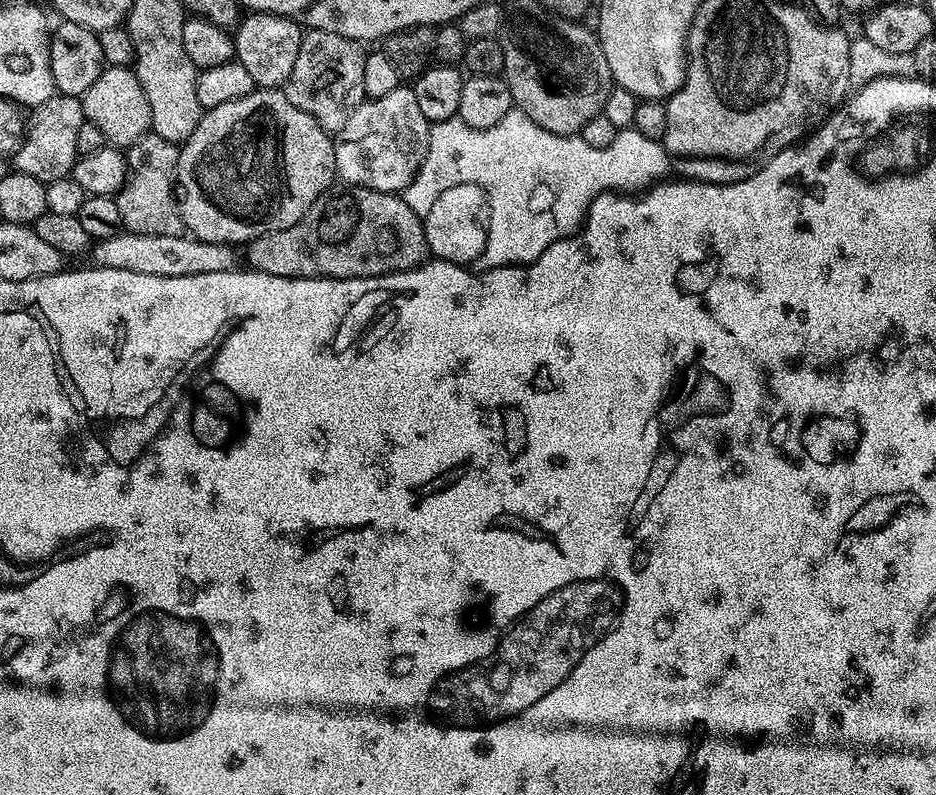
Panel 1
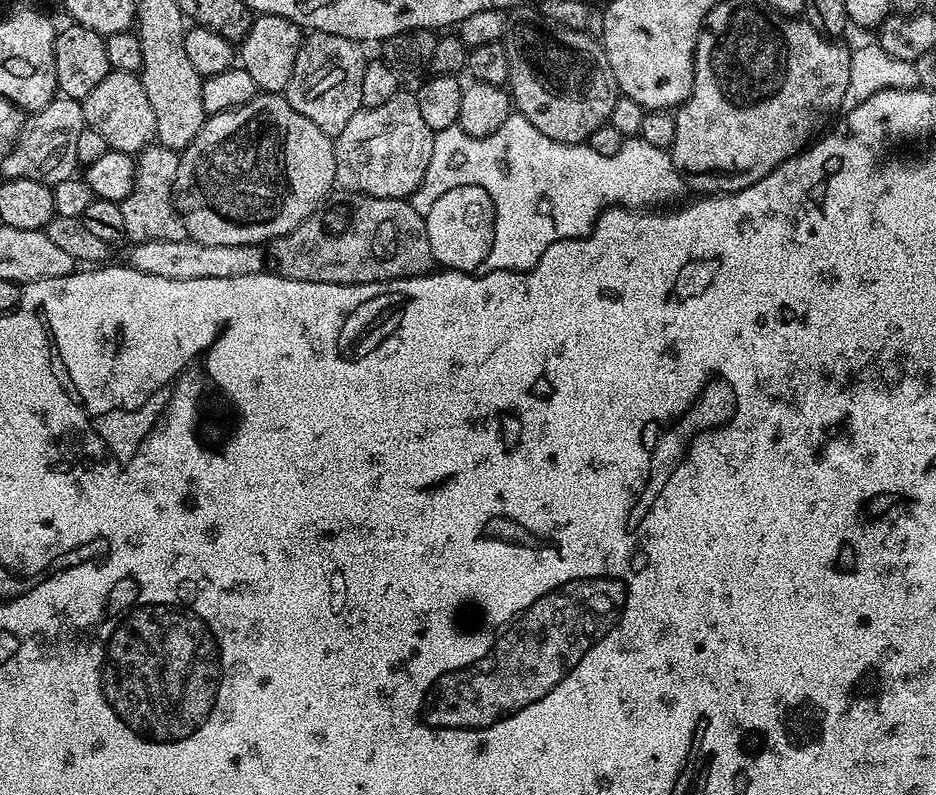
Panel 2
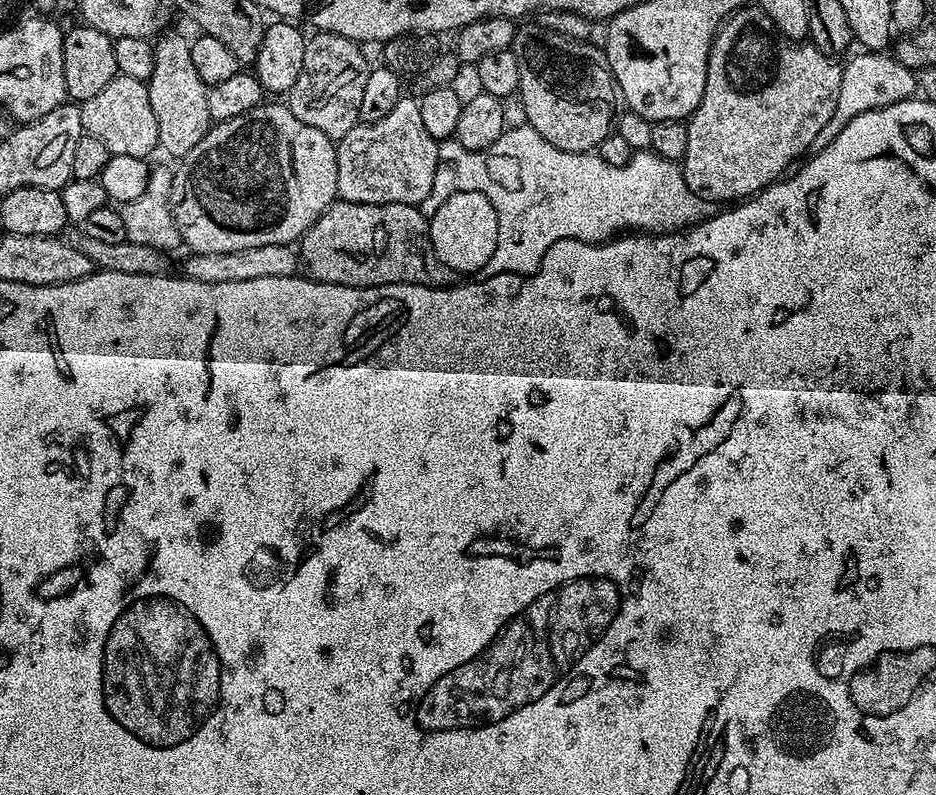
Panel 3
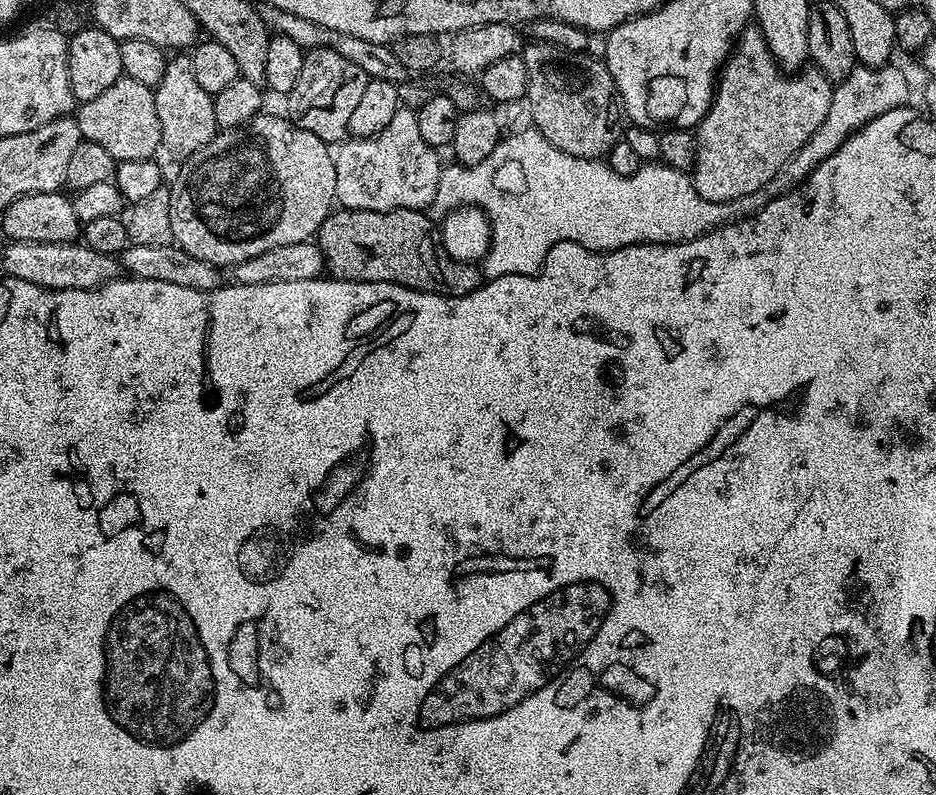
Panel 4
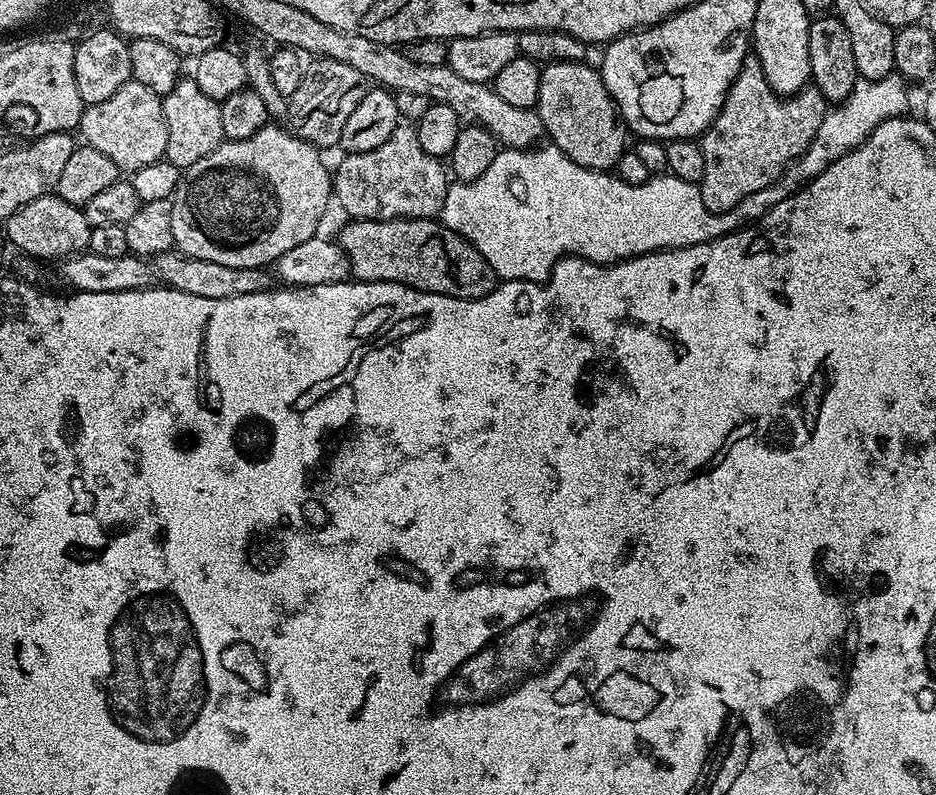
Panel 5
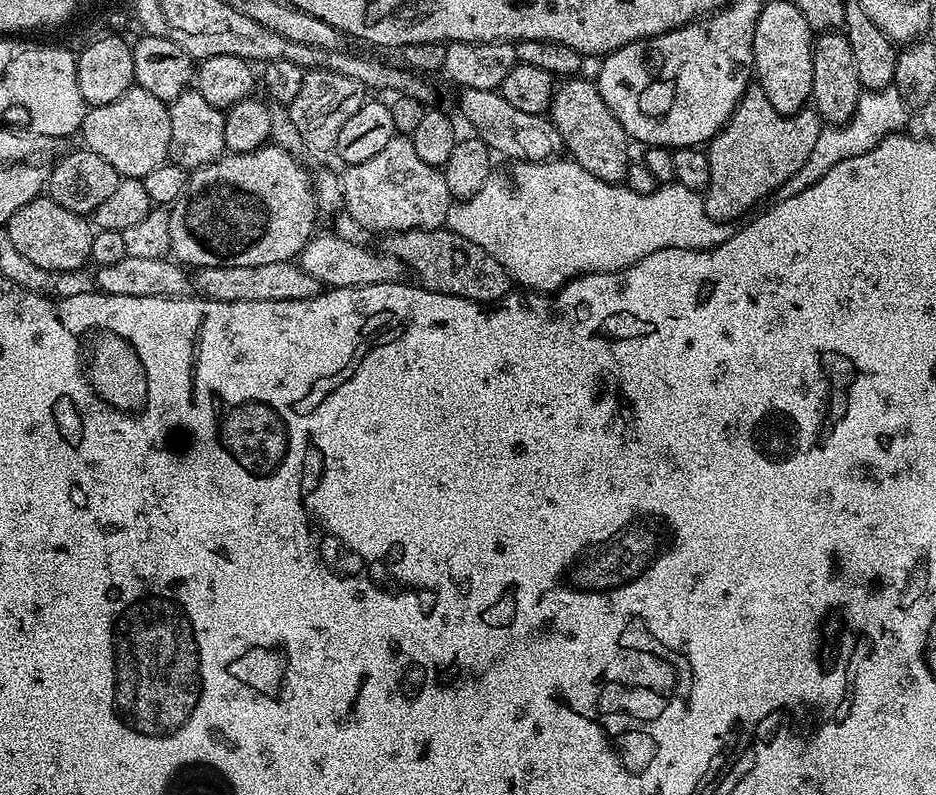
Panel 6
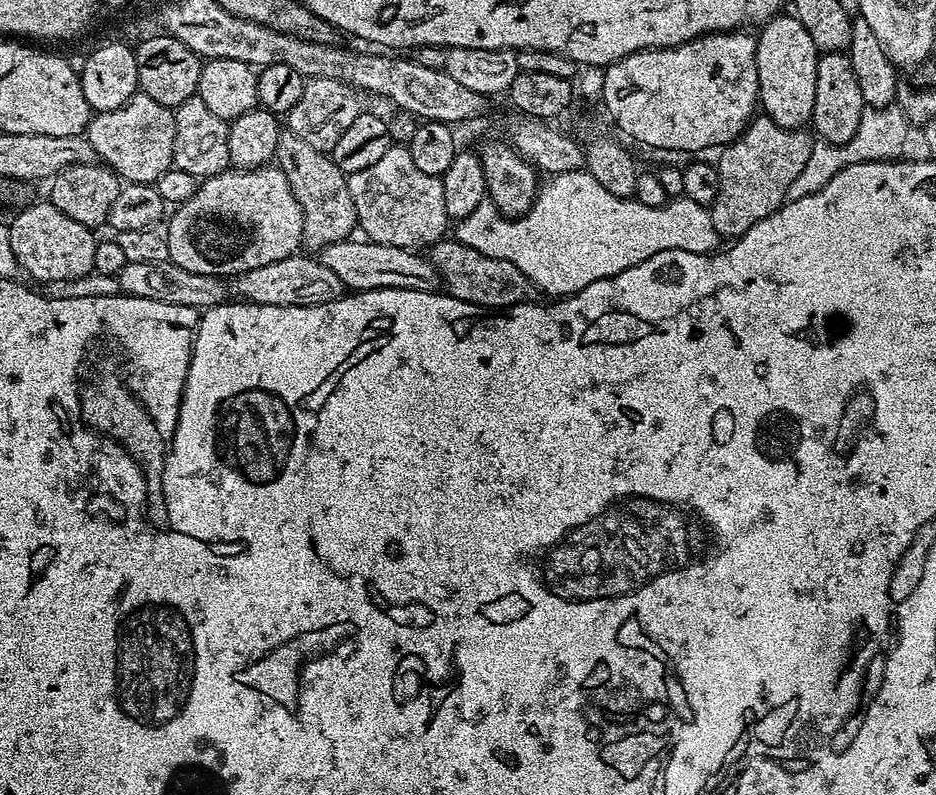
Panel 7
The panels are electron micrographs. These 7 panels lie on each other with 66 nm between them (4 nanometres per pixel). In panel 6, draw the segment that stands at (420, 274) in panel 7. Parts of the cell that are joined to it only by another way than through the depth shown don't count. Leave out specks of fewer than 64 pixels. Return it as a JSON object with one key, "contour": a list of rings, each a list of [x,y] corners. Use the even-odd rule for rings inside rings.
{"contour":[[[316,234],[301,250],[298,263],[302,270],[306,270],[306,274],[310,274],[310,278],[318,278],[321,286],[328,288],[361,288],[371,284],[395,284],[403,281],[406,269],[401,260],[380,252],[371,252],[344,236]]]}

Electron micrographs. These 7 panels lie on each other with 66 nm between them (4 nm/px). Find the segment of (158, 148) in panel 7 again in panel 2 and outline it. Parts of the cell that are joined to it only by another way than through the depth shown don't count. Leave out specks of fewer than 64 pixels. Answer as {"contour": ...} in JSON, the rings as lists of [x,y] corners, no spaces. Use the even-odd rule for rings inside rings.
{"contour":[[[108,72],[90,94],[80,101],[84,123],[98,130],[106,138],[109,149],[114,152],[139,154],[143,148],[153,143],[156,135],[154,110],[146,98],[146,86],[142,86],[139,75],[134,72]]]}

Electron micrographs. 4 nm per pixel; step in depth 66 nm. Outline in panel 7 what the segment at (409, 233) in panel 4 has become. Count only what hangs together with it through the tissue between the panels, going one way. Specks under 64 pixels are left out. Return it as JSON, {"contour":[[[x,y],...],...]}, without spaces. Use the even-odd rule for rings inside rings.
{"contour":[[[445,238],[433,244],[430,259],[440,276],[443,291],[462,302],[470,302],[479,308],[499,310],[537,299],[536,285],[530,278],[526,278],[526,274],[522,274],[522,270],[518,270],[518,266],[514,266],[514,262],[490,258],[490,254],[478,254],[478,250],[455,238]]]}

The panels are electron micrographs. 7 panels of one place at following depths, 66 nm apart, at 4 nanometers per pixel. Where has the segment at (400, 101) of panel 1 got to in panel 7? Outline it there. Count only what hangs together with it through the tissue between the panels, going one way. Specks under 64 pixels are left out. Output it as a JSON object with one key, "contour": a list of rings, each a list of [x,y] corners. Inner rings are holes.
{"contour":[[[393,146],[374,162],[374,166],[366,166],[366,170],[347,173],[350,186],[350,198],[354,198],[356,223],[359,231],[374,244],[398,246],[409,250],[428,250],[439,240],[445,239],[450,221],[446,214],[446,201],[442,195],[442,182],[439,176],[431,176],[418,170],[414,158],[410,158],[410,150],[406,146]]]}

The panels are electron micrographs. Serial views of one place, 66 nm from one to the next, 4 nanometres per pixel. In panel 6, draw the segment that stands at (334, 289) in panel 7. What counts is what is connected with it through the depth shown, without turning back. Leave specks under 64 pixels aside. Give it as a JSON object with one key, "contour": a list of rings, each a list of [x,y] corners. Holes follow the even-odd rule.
{"contour":[[[270,262],[267,266],[206,266],[195,269],[194,288],[201,297],[218,302],[286,302],[309,300],[322,291],[318,278],[310,278],[296,262]]]}

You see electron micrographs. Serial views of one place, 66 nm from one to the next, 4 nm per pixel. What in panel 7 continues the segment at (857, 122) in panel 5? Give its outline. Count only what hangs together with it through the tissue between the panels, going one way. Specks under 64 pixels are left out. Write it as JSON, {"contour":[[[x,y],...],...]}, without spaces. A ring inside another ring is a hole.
{"contour":[[[865,107],[862,114],[862,122],[858,122],[858,131],[854,133],[854,138],[850,138],[850,142],[831,144],[825,140],[817,139],[813,143],[810,150],[810,158],[806,161],[806,167],[802,170],[802,174],[798,174],[798,178],[794,178],[794,182],[790,182],[788,200],[806,198],[806,194],[818,194],[818,190],[822,190],[826,186],[826,182],[830,182],[830,178],[834,178],[834,174],[838,174],[838,170],[846,170],[846,166],[854,166],[858,162],[878,162],[879,160],[890,160],[899,157],[901,155],[900,150],[908,138],[908,128],[910,129],[910,124],[904,115],[903,107]],[[557,172],[548,185],[536,193],[534,211],[525,216],[509,218],[503,216],[491,202],[485,202],[466,218],[455,221],[455,239],[466,246],[478,250],[478,254],[490,254],[490,258],[502,258],[514,262],[526,278],[530,278],[541,293],[549,292],[552,298],[574,296],[578,290],[598,282],[602,278],[611,278],[630,270],[638,262],[658,254],[662,250],[690,250],[691,252],[715,252],[722,238],[710,222],[708,208],[693,200],[683,198],[669,199],[667,204],[642,206],[635,198],[618,198],[602,186],[602,182],[587,172]]]}

